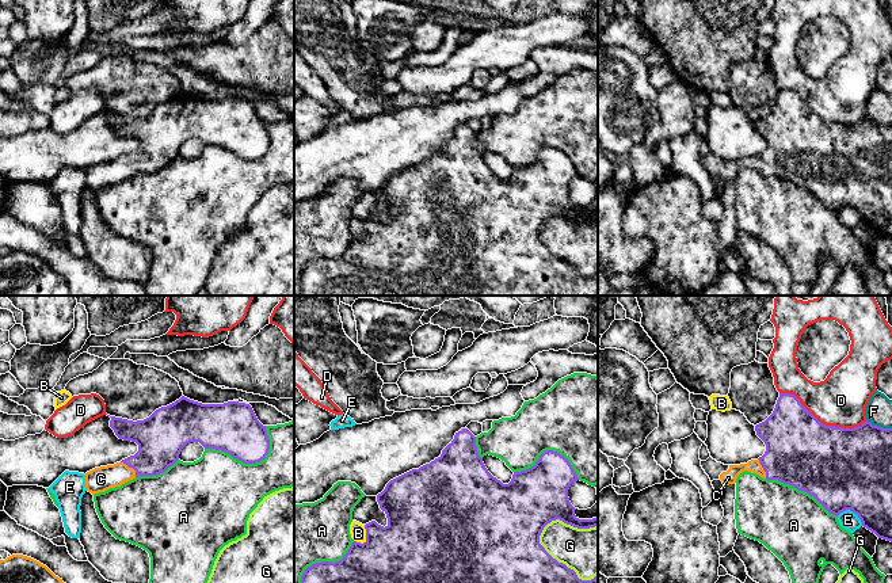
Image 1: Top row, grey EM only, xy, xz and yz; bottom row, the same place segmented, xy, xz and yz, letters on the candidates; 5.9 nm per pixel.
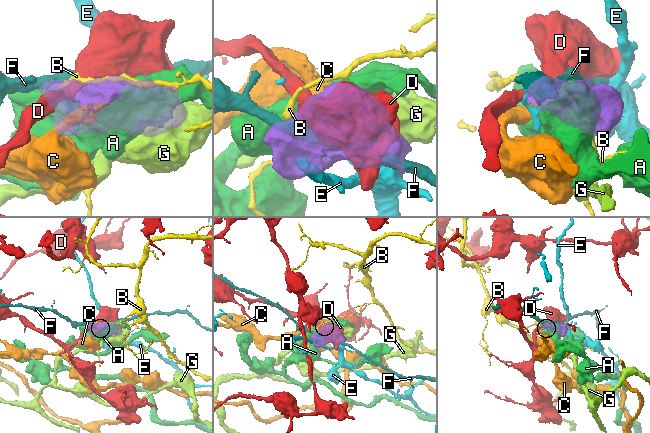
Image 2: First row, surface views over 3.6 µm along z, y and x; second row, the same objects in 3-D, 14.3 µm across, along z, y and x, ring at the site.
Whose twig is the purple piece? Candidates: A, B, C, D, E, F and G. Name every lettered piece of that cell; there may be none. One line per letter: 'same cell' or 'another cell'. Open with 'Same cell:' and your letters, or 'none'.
Same cell: C
A: another cell
B: another cell
C: same cell
D: another cell
E: another cell
F: another cell
G: another cell

